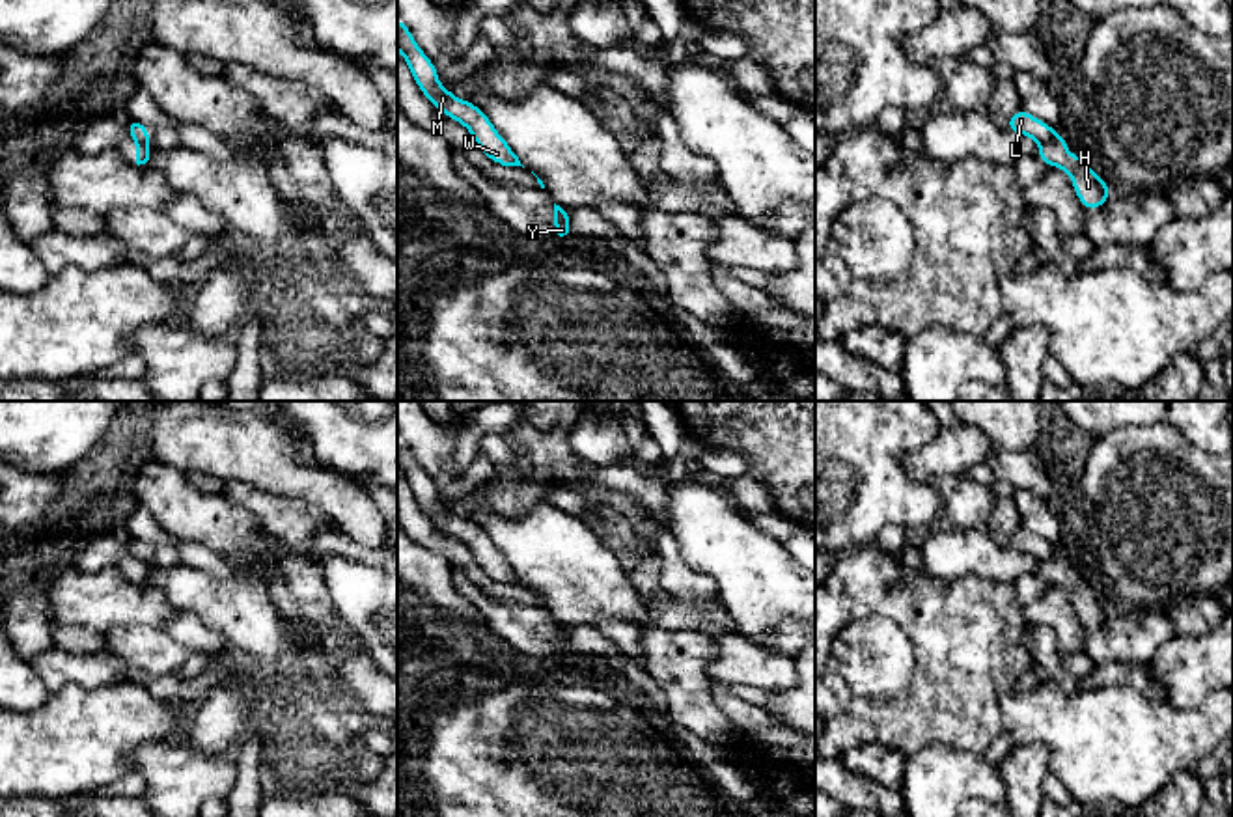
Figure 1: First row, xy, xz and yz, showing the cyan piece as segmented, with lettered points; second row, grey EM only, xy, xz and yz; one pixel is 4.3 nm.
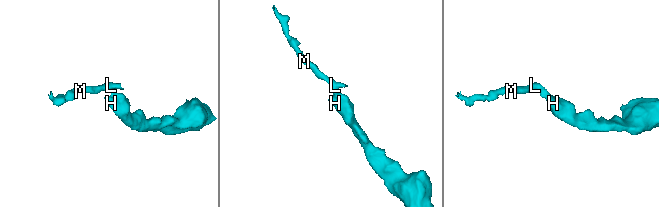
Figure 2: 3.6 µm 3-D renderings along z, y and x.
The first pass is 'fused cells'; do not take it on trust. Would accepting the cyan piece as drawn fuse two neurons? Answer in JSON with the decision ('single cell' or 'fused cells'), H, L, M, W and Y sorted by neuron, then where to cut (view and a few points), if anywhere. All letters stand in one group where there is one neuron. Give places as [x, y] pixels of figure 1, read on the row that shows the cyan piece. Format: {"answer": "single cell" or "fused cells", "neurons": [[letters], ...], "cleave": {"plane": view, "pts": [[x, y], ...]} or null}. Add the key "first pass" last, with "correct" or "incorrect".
{"answer": "fused cells", "neurons": [["H", "Y"], ["L", "M", "W"]], "cleave": {"plane": "yz", "pts": [[1056, 133], [1041, 144]]}, "first pass": "correct"}

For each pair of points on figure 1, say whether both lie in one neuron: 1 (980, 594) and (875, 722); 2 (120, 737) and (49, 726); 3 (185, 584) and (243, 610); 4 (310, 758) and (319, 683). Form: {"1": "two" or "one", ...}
{"1": "one", "2": "one", "3": "one", "4": "one"}

